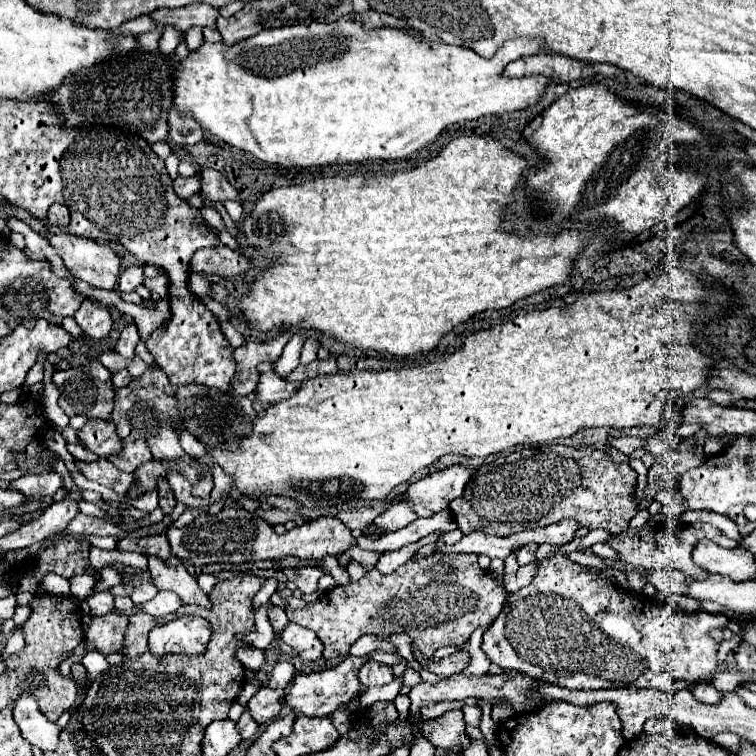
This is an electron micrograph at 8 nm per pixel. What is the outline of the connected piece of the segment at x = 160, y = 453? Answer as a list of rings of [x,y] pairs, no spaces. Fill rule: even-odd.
[[[166,423],[162,425],[160,433],[156,437],[150,437],[148,439],[148,445],[150,445],[150,451],[152,451],[152,457],[158,459],[158,461],[192,461],[190,455],[186,455],[178,443],[178,435],[174,431],[170,431],[170,427],[166,427]]]

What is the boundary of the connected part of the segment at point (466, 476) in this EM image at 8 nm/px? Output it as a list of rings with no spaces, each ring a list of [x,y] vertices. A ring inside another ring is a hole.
[[[448,467],[412,483],[402,493],[402,503],[410,505],[418,517],[430,517],[448,507],[448,503],[462,495],[470,481],[472,469]]]

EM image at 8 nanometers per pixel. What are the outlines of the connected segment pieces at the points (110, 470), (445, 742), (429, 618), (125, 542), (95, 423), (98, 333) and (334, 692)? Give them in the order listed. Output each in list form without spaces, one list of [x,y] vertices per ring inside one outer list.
[[[98,459],[98,461],[90,461],[90,463],[88,461],[74,461],[74,463],[80,467],[80,471],[86,479],[98,481],[100,485],[114,489],[116,493],[128,493],[132,475],[120,471],[108,459]]]
[[[460,709],[448,711],[438,719],[428,719],[422,725],[422,733],[434,747],[440,747],[440,749],[450,749],[452,745],[468,747],[470,743]]]
[[[444,555],[440,563],[454,563],[454,575],[458,575],[444,581],[434,581],[428,577],[428,571],[434,563],[436,561],[430,561],[430,557],[418,557],[404,563],[390,575],[372,569],[356,583],[348,583],[344,587],[336,585],[332,591],[308,603],[304,609],[288,607],[286,615],[292,623],[316,631],[318,639],[324,643],[324,657],[346,657],[352,643],[360,635],[388,639],[392,633],[410,635],[416,649],[422,655],[432,657],[436,649],[444,645],[466,643],[476,627],[486,629],[498,617],[508,597],[508,593],[498,587],[488,571],[480,569],[476,555]]]
[[[164,533],[152,535],[152,537],[142,537],[142,539],[120,539],[116,543],[116,549],[120,551],[136,551],[142,555],[156,555],[158,559],[166,561],[170,559],[170,545]]]
[[[88,419],[86,425],[76,431],[76,435],[82,441],[82,445],[98,457],[110,457],[112,453],[118,453],[122,449],[112,421]]]
[[[86,299],[82,303],[82,307],[76,311],[74,315],[78,327],[82,329],[82,333],[90,339],[90,341],[100,341],[104,337],[108,337],[110,329],[112,329],[112,317],[106,309],[100,309],[92,303],[92,299]]]
[[[348,655],[340,665],[326,669],[326,671],[316,671],[316,673],[296,673],[294,679],[290,681],[290,687],[284,695],[284,703],[294,711],[310,717],[326,717],[334,713],[342,703],[348,703],[356,691],[358,691],[358,669],[366,663],[366,657],[354,657]]]

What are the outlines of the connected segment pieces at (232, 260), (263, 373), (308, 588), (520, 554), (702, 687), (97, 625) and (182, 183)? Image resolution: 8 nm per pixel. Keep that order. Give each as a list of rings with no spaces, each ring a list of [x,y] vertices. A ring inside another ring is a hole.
[[[222,243],[198,249],[190,259],[190,271],[194,273],[214,273],[220,277],[232,277],[246,269],[250,269],[250,261],[246,261],[240,253],[234,253]]]
[[[260,363],[258,373],[260,373],[260,379],[258,379],[254,393],[256,393],[256,401],[260,405],[270,405],[270,403],[288,399],[298,389],[298,383],[290,383],[290,381],[284,381],[282,377],[278,377],[272,369],[272,363]]]
[[[308,563],[308,565],[296,565],[296,567],[286,567],[286,569],[282,569],[282,573],[288,577],[288,581],[296,583],[296,587],[304,595],[314,593],[320,577],[324,575],[322,567],[320,565],[312,565],[312,563]]]
[[[526,543],[524,547],[518,547],[518,549],[516,549],[516,561],[518,561],[518,565],[532,563],[534,553],[536,553],[536,547],[538,547],[538,545],[534,545],[534,543]]]
[[[698,683],[698,687],[692,687],[692,695],[694,695],[694,699],[708,703],[708,705],[718,703],[722,697],[722,693],[718,693],[710,683]]]
[[[108,613],[104,617],[92,617],[92,625],[86,631],[86,641],[102,655],[118,653],[122,649],[122,637],[128,627],[128,617],[120,613]]]
[[[194,175],[194,177],[188,177],[188,179],[178,177],[174,181],[174,193],[182,199],[188,199],[190,195],[194,195],[198,191],[200,191],[200,175]]]

